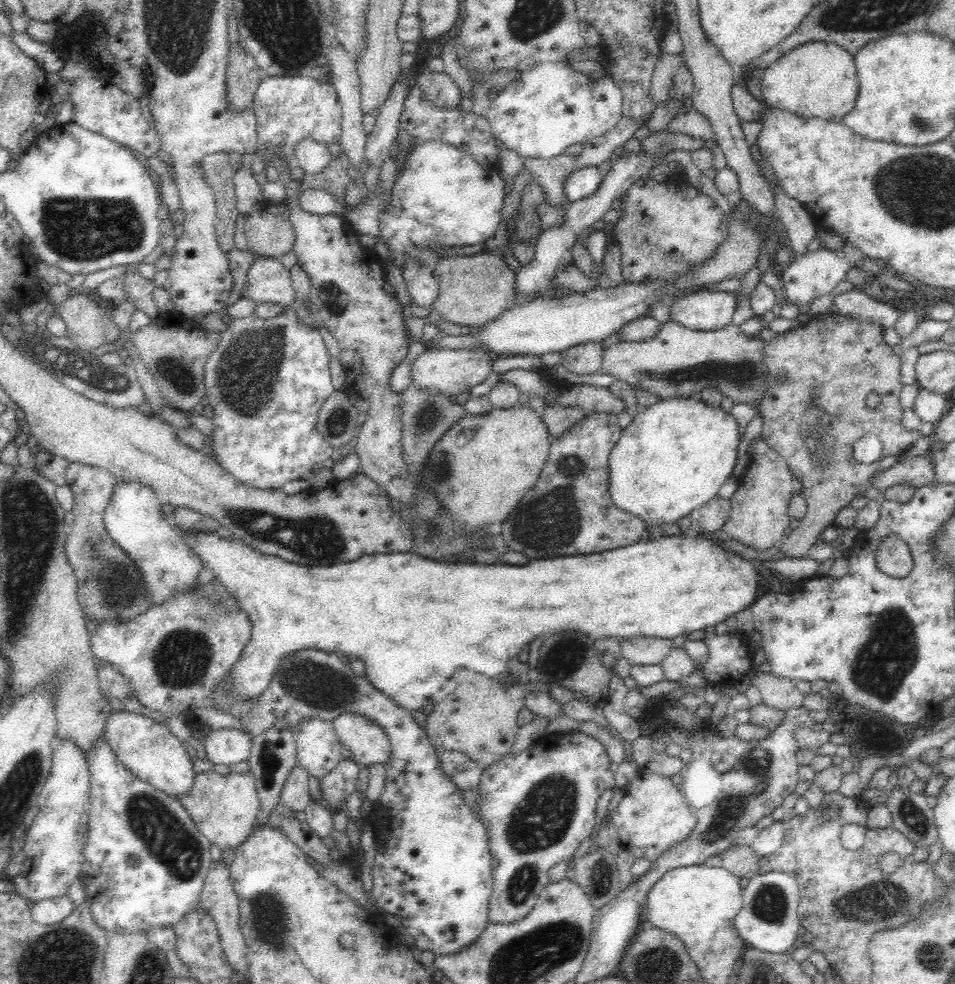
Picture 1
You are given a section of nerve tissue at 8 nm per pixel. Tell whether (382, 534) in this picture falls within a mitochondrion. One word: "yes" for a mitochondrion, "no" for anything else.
no

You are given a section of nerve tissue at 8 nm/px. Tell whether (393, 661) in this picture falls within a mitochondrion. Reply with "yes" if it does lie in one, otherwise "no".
no

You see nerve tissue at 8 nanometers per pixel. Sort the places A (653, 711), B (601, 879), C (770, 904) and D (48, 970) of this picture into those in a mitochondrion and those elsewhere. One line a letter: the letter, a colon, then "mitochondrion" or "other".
A: other
B: mitochondrion
C: mitochondrion
D: mitochondrion

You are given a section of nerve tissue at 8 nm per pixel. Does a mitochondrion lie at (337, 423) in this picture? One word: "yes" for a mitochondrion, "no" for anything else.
yes

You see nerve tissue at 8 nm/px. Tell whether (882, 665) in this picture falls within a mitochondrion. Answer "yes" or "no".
yes

